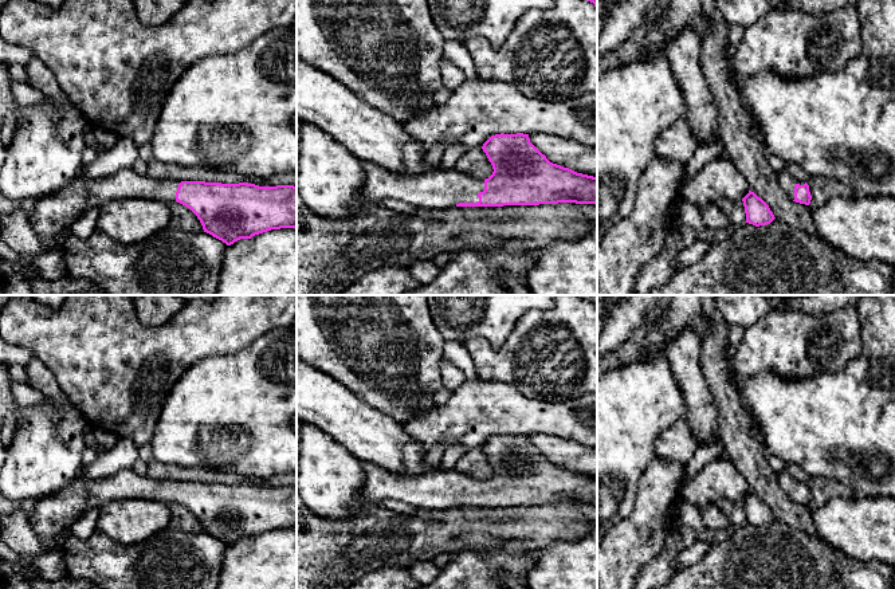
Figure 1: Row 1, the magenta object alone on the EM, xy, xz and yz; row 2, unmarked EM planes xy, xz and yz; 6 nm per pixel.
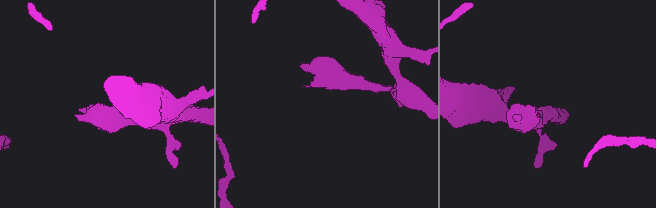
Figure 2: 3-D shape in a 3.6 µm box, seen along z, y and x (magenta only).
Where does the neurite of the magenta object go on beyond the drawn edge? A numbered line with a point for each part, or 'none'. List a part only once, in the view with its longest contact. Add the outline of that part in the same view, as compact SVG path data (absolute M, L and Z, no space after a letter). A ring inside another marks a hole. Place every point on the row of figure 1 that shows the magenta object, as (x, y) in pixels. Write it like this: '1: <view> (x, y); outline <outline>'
1: xz (438, 188); outline M362 161L364 196L370 201L386 197L404 200L420 208L456 207L459 203L478 203L484 180L472 178L456 169L433 169L416 176L393 173Z

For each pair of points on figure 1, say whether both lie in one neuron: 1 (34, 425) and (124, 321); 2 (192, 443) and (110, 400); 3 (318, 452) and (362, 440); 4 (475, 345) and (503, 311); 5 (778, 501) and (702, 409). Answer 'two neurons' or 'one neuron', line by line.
1: two neurons
2: two neurons
3: two neurons
4: two neurons
5: two neurons

